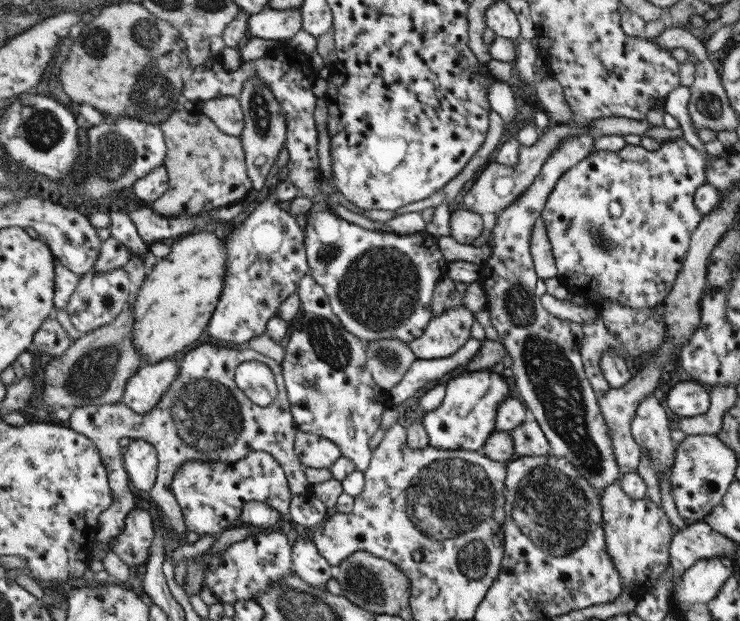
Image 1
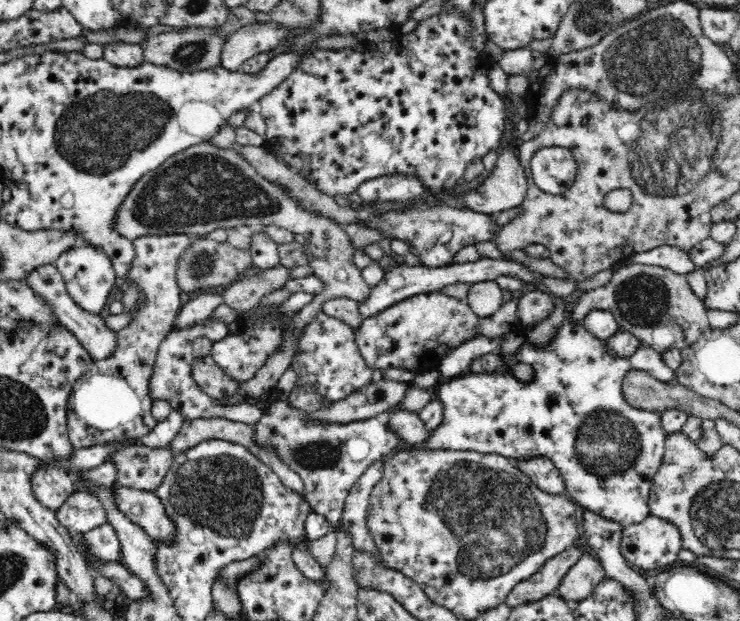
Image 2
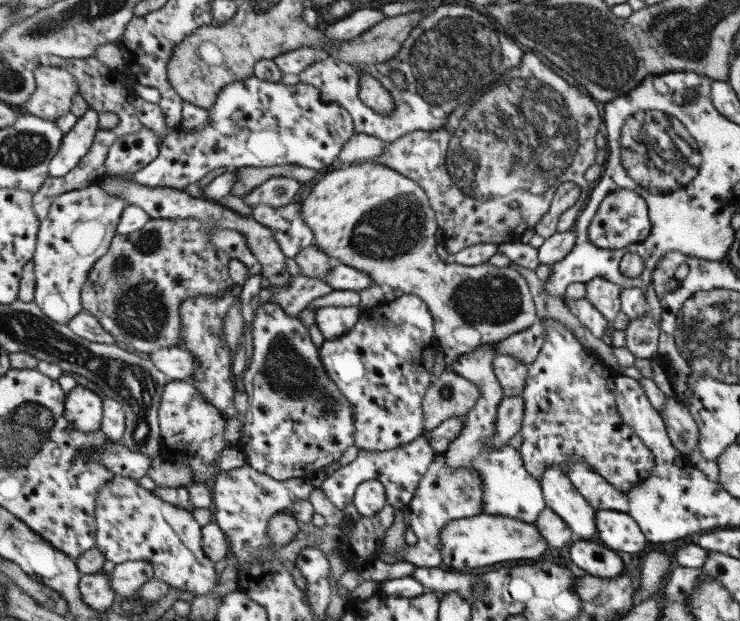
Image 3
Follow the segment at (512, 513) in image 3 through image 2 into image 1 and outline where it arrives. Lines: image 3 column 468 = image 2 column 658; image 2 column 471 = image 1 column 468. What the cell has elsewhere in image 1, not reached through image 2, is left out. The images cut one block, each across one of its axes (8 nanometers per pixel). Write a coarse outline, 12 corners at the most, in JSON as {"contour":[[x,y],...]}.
{"contour":[[491,369],[448,379],[417,419],[428,445],[479,451],[508,392]]}

